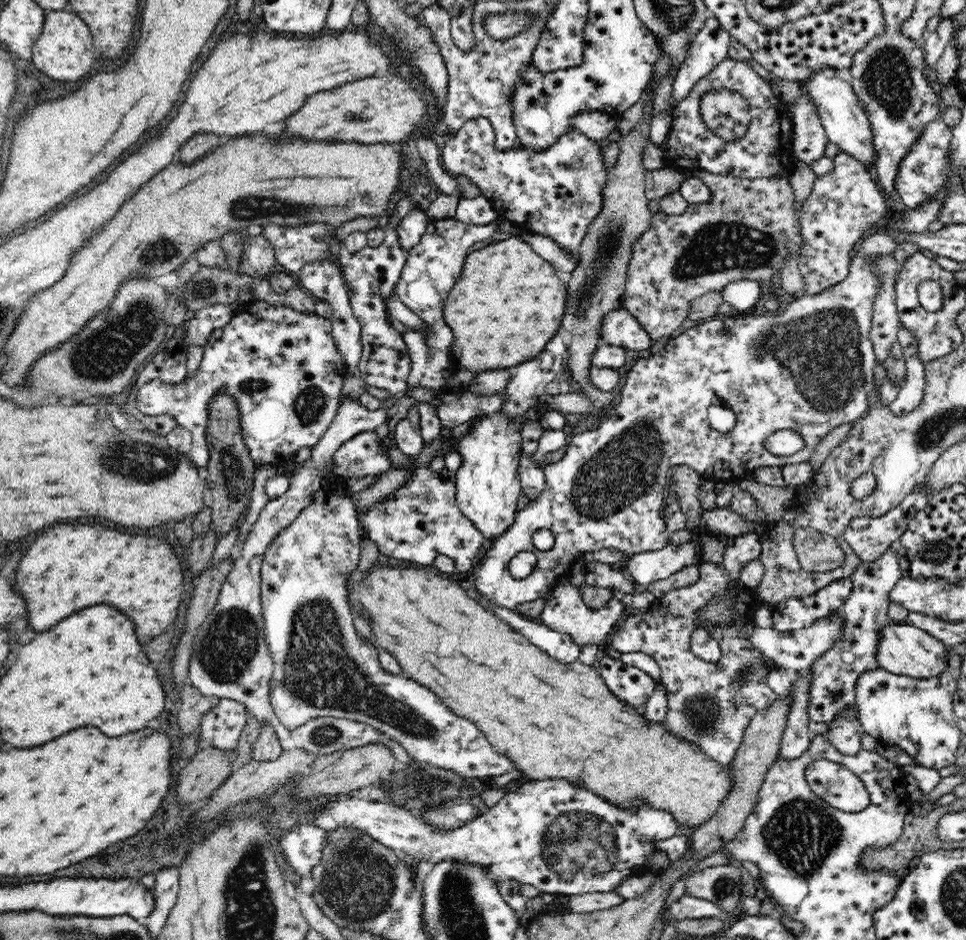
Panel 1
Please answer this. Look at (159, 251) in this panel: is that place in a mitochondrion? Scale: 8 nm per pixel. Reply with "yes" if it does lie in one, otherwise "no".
yes

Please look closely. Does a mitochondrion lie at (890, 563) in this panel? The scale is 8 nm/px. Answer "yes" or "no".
no

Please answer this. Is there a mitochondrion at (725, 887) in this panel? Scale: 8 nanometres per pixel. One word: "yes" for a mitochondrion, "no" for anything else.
yes

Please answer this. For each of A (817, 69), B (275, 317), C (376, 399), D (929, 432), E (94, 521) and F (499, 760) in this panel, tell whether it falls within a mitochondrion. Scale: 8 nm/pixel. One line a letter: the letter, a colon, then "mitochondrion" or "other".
A: other
B: other
C: other
D: mitochondrion
E: other
F: other

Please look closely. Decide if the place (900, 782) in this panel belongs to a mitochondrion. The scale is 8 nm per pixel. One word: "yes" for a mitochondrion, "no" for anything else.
no

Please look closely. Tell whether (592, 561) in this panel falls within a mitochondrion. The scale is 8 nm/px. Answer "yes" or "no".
no

